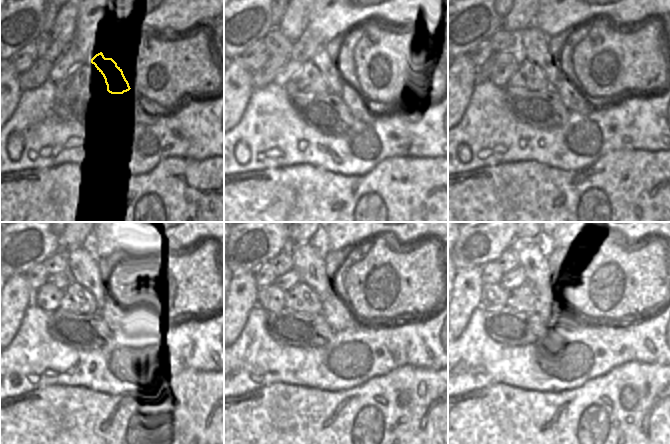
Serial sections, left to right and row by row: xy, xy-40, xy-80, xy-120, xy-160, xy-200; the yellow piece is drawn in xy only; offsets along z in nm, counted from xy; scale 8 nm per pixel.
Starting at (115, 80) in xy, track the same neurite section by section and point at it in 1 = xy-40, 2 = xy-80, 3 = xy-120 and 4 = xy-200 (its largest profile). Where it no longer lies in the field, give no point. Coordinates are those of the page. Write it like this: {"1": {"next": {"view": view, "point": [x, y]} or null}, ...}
{"1": {"next": {"view": "xy-40", "point": [334, 76]}}, "2": {"next": {"view": "xy-80", "point": [533, 45]}}, "3": {"next": {"view": "xy-120", "point": [84, 269]}}, "4": {"next": {"view": "xy-200", "point": [531, 254]}}}

